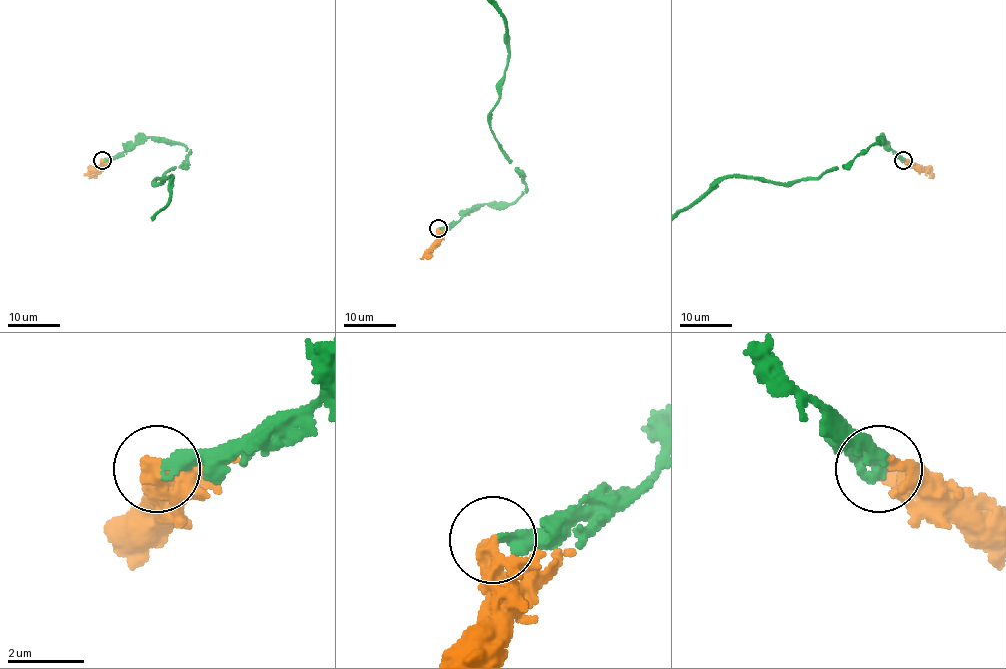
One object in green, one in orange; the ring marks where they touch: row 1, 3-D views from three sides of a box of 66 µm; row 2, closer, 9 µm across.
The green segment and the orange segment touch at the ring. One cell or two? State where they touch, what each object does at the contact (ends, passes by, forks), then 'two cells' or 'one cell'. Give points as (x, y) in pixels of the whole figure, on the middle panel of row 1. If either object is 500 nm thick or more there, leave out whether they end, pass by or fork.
at (438, 228); green ends there; orange ends there; one cell

